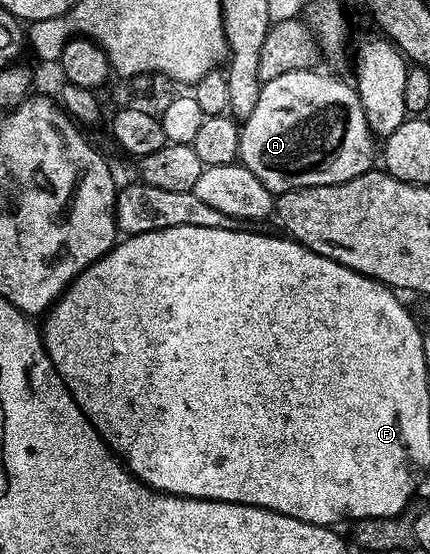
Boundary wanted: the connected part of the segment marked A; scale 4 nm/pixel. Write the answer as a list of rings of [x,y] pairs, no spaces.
[[[296,70],[300,71],[284,71],[261,86],[258,103],[240,128],[238,159],[242,166],[250,169],[250,173],[254,173],[254,177],[258,177],[258,181],[274,193],[345,183],[373,170],[375,163],[372,162],[378,159],[378,143],[355,86],[349,80],[347,83],[344,79],[323,75],[320,71]]]

